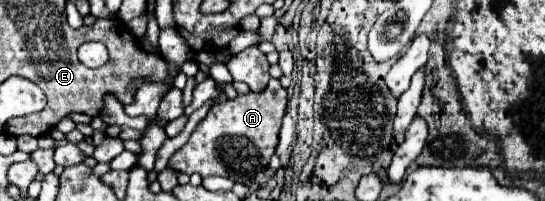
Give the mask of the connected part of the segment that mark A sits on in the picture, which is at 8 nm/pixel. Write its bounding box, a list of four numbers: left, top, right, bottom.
[169,79,287,183]

